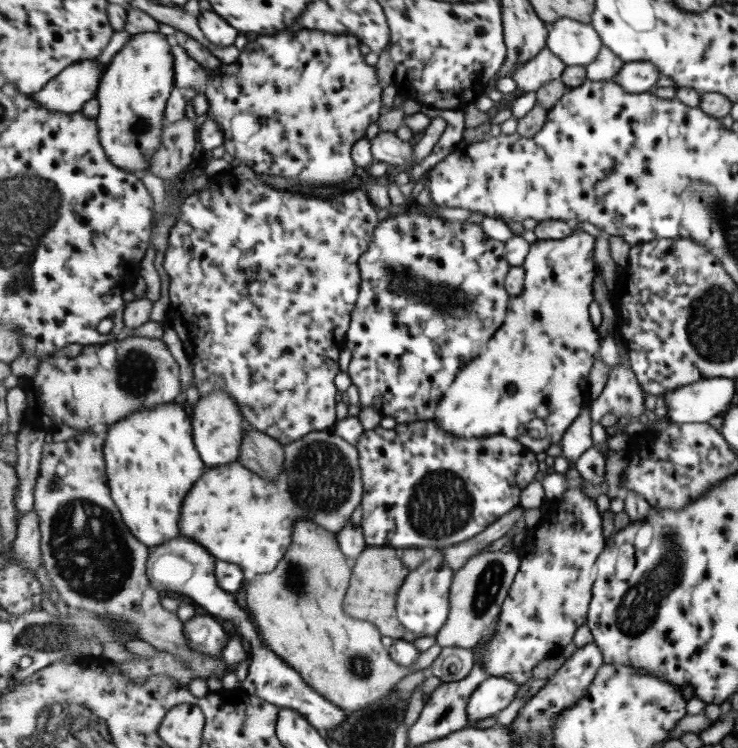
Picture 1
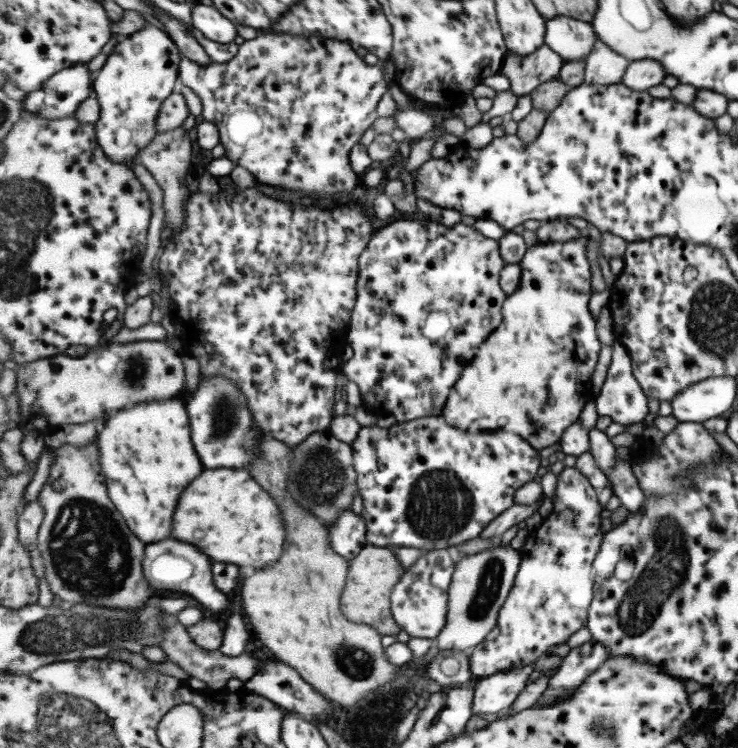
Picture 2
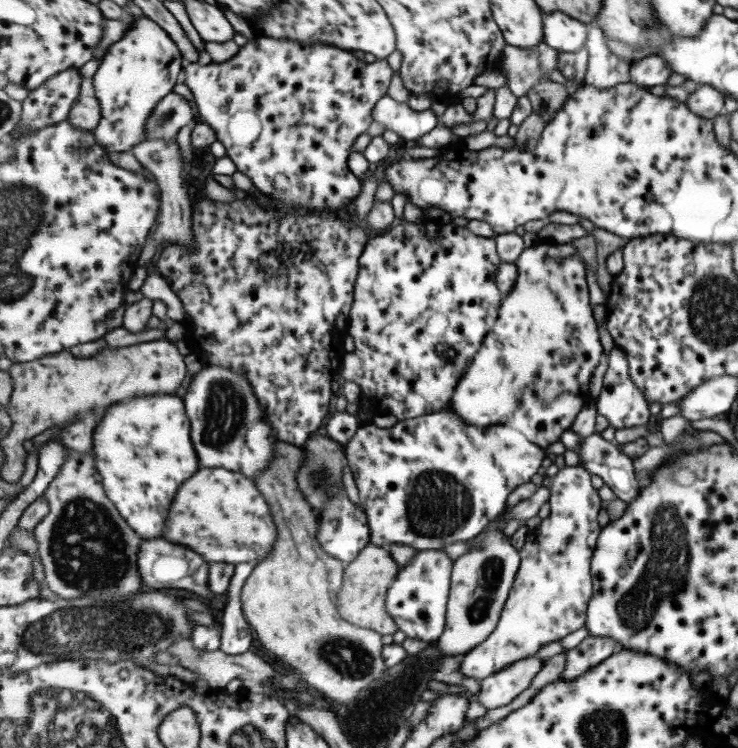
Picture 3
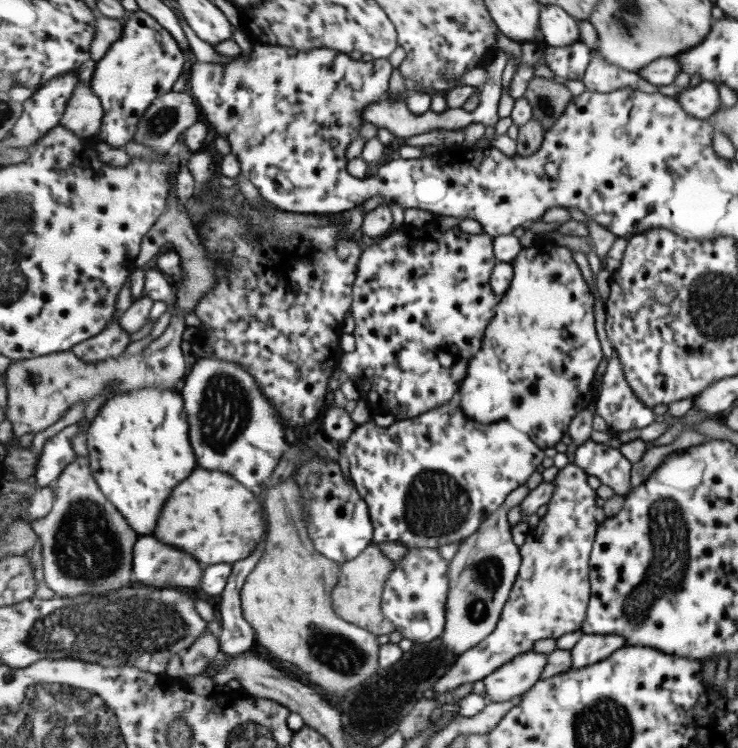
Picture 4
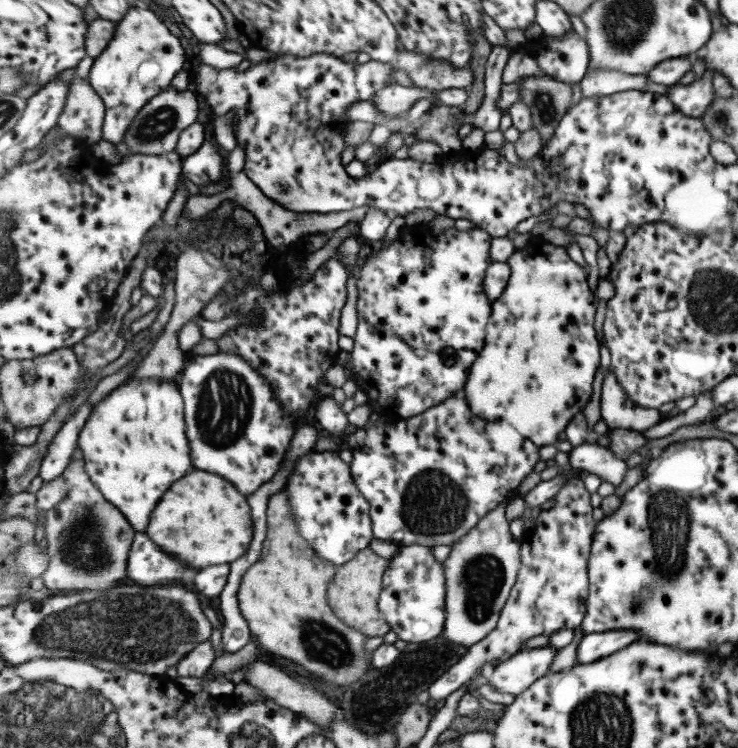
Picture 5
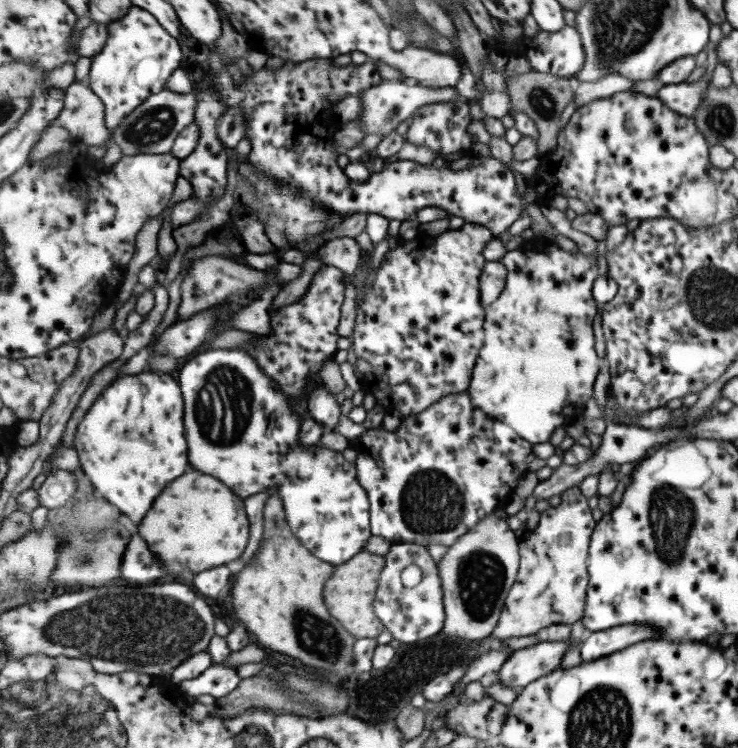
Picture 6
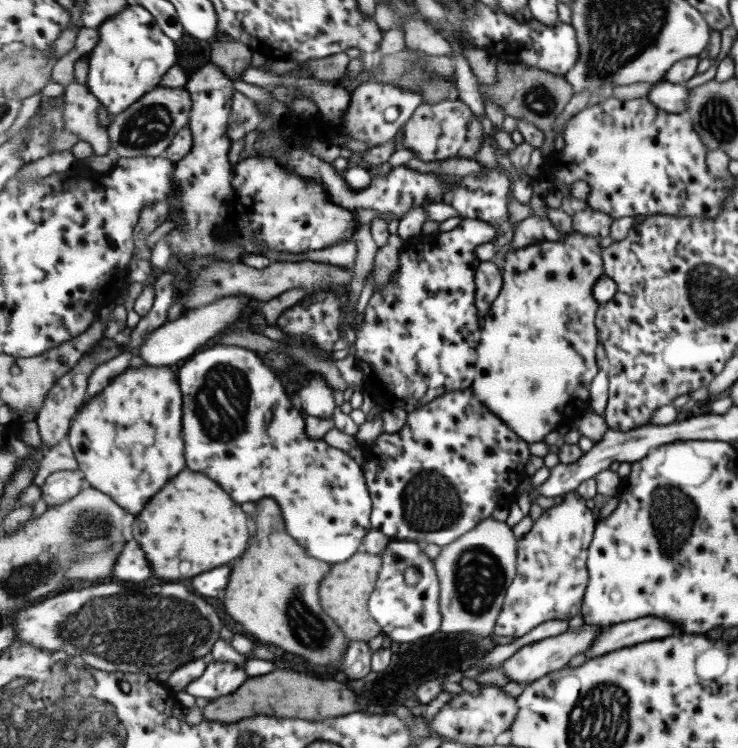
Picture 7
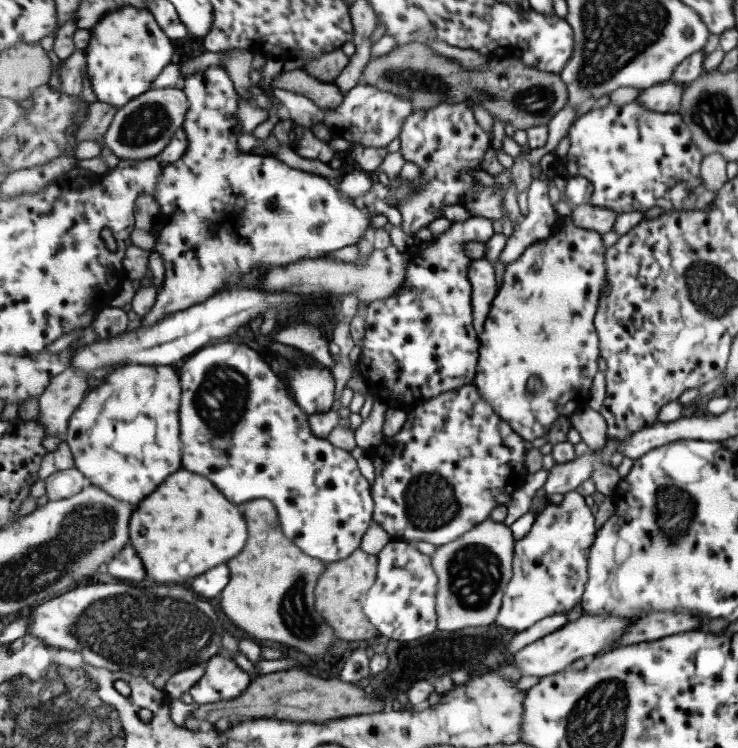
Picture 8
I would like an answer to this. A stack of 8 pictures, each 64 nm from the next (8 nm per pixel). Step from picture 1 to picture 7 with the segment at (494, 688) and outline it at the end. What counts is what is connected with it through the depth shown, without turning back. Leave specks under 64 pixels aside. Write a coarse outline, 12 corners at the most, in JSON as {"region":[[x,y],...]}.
{"region":[[583,623],[521,648],[503,669],[531,684],[586,655],[606,630]]}

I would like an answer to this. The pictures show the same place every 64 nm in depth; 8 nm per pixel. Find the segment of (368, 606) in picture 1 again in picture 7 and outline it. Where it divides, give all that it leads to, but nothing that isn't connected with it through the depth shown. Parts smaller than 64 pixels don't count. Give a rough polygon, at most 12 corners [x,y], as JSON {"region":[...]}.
{"region":[[359,550],[321,586],[325,613],[351,642],[381,625],[367,610],[382,555]]}

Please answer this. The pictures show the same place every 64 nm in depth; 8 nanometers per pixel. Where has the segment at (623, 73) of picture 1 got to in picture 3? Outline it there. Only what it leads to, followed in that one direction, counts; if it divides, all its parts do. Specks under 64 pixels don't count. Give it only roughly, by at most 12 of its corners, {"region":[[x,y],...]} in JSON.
{"region":[[662,56],[635,62],[631,83],[666,86],[674,70]]}

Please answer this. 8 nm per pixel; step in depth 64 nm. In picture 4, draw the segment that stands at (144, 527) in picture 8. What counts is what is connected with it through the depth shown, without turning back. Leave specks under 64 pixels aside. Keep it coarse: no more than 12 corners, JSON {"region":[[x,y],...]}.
{"region":[[225,471],[173,490],[155,538],[205,566],[267,541],[265,505]]}

